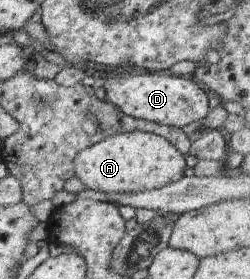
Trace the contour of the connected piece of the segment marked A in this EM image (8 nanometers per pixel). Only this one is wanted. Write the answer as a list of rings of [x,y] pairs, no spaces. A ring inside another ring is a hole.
[[[134,131],[110,135],[82,149],[74,157],[73,169],[85,188],[107,194],[143,193],[178,180],[183,175],[184,157],[165,138]]]

